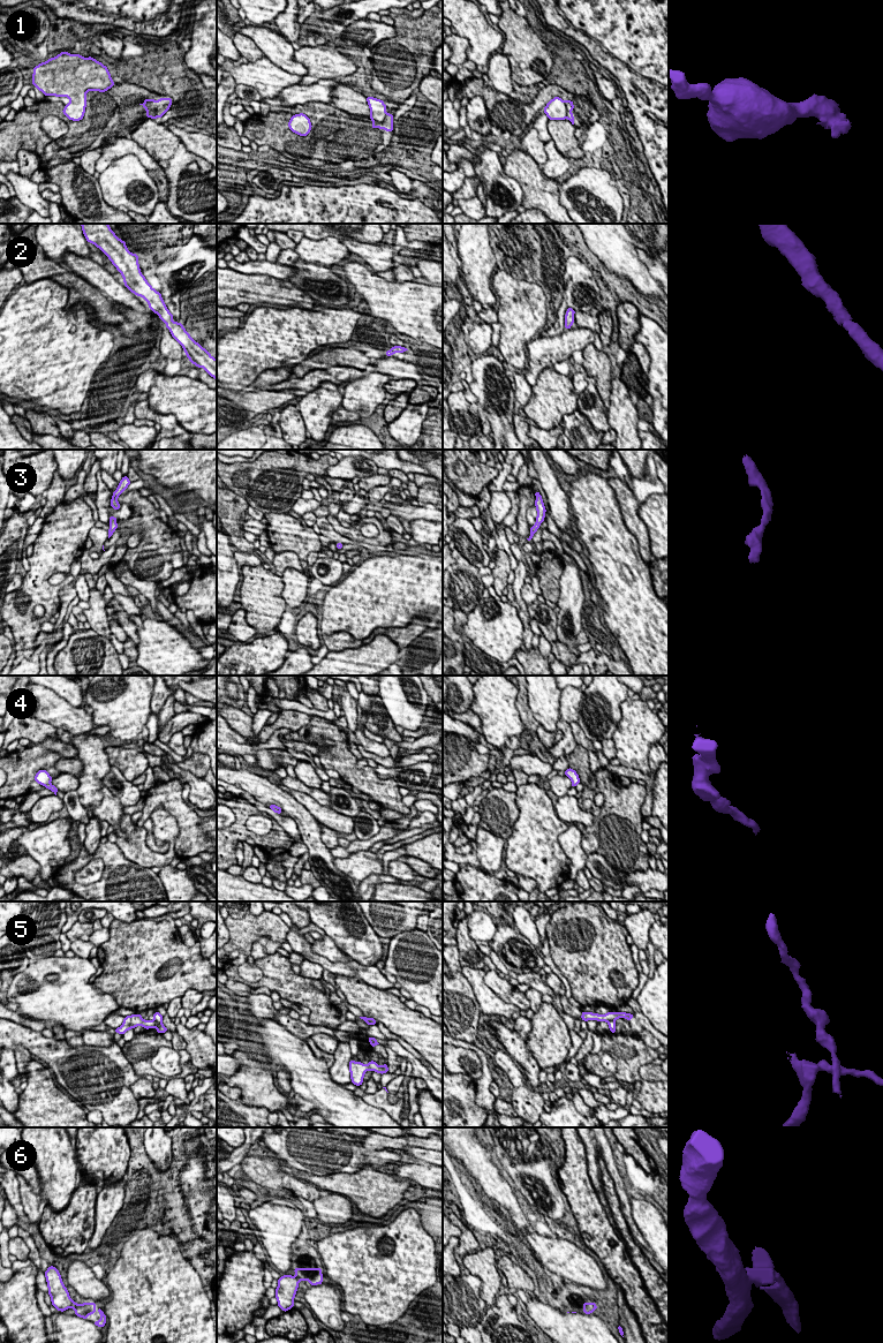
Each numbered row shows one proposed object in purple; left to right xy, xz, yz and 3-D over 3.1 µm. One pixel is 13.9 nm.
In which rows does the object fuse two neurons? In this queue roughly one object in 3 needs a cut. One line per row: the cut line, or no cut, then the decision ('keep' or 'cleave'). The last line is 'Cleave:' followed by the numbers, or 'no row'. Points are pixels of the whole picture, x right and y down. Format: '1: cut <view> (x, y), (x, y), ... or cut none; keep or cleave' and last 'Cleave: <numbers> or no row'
1: cut xz (386, 114), (382, 121), (372, 120); cleave
2: cut none; keep
3: cut none; keep
4: cut none; keep
5: cut yz (613, 1019), (608, 1023); cleave
6: cut xy (74, 1303), (72, 1306); cleave
Cleave: 1, 5, 6

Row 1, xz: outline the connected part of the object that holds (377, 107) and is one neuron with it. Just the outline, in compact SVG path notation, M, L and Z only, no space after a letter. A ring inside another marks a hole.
M367 97L367 101L371 112L371 115L369 118L371 120L383 122L386 116L386 105L384 101L373 97Z

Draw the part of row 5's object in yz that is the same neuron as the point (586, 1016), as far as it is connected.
M582 1011L581 1019L584 1021L588 1020L598 1020L598 1021L610 1021L610 1020L616 1020L618 1018L626 1018L628 1021L634 1017L634 1014L626 1013L626 1012L607 1012L606 1014L598 1014L598 1013L591 1013L591 1012L584 1012Z

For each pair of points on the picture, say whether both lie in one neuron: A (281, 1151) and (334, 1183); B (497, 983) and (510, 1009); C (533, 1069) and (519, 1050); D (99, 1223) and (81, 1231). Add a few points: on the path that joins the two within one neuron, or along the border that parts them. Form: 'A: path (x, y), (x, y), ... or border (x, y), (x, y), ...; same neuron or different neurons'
A: border (295, 1169), (316, 1175), (348, 1174); different neurons
B: border (487, 986), (499, 997), (521, 1010); different neurons
C: path (529, 1064), (522, 1055); same neuron
D: border (97, 1199), (93, 1234), (87, 1247); different neurons

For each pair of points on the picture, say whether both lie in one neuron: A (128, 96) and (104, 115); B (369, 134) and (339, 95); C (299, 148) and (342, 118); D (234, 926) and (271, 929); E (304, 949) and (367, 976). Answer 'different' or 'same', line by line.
A: same
B: different
C: same
D: same
E: same

